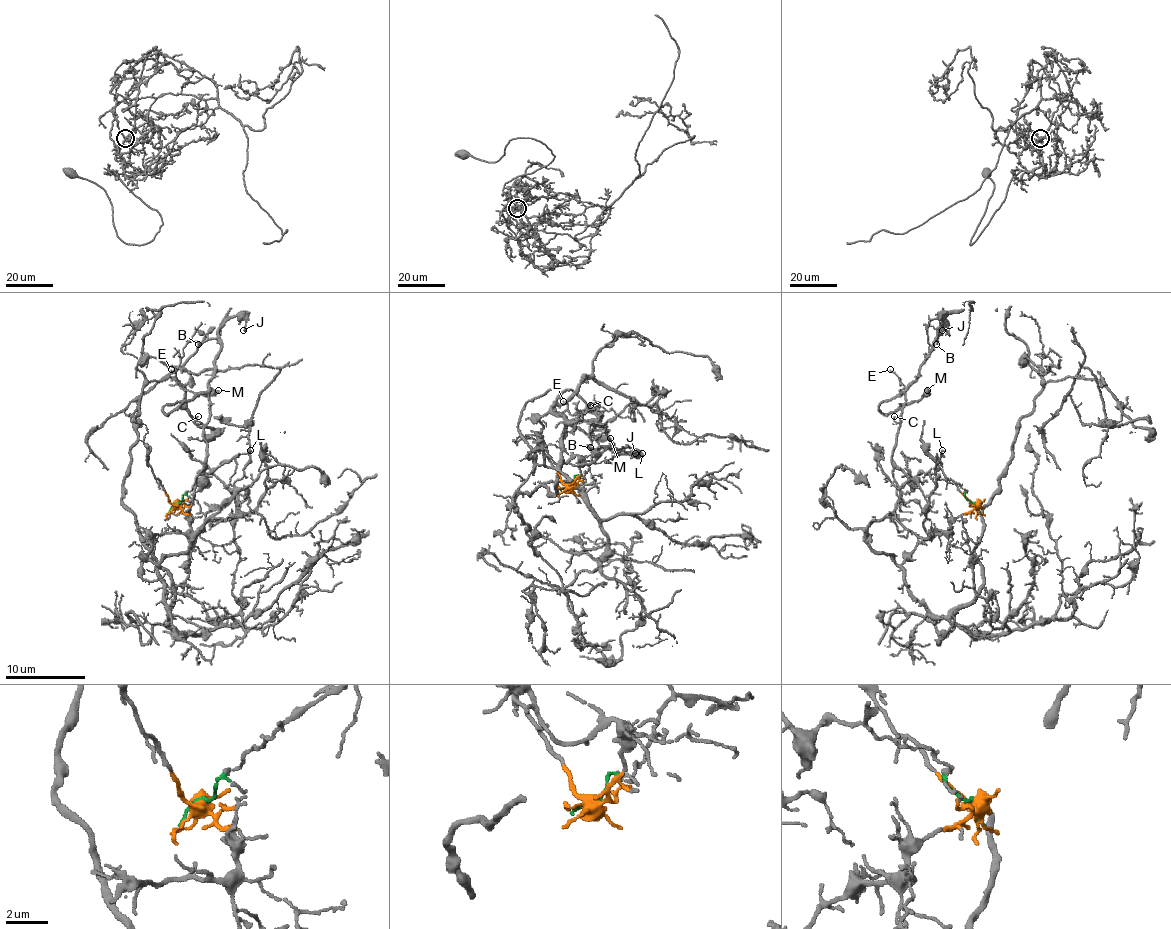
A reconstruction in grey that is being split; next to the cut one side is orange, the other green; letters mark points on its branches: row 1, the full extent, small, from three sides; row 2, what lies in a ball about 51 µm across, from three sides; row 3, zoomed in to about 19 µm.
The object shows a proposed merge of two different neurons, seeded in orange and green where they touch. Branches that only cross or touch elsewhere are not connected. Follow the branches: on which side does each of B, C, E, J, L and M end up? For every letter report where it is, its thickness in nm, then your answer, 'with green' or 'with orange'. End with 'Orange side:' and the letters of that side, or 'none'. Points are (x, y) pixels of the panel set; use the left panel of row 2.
B: place (198, 344); calibre 100 nm; with green
C: place (198, 416); calibre 110 nm; with green
E: place (171, 369); calibre 100 nm; with green
J: place (243, 330); calibre 140 nm; with green
L: place (250, 450); calibre 130 nm; with green
M: place (218, 390); calibre 440 nm; with green
Orange side: none

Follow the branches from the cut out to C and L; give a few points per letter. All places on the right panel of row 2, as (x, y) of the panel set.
C: (976, 505), (958, 483), (933, 473), (909, 477), (897, 465), (891, 451), (899, 426), (893, 420), (895, 416)
L: (976, 505), (964, 495), (966, 491), (958, 483), (941, 479), (935, 473), (943, 449)

